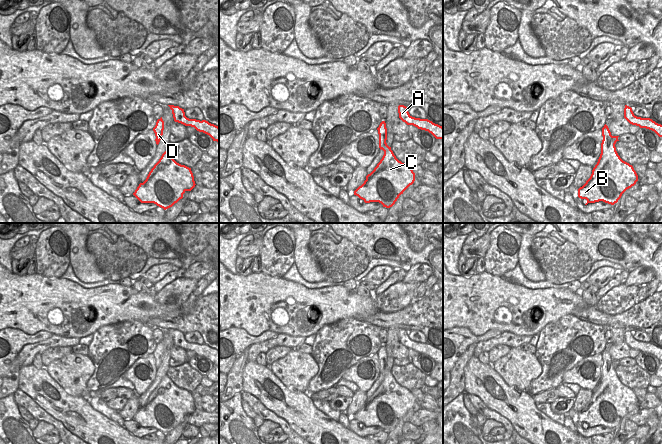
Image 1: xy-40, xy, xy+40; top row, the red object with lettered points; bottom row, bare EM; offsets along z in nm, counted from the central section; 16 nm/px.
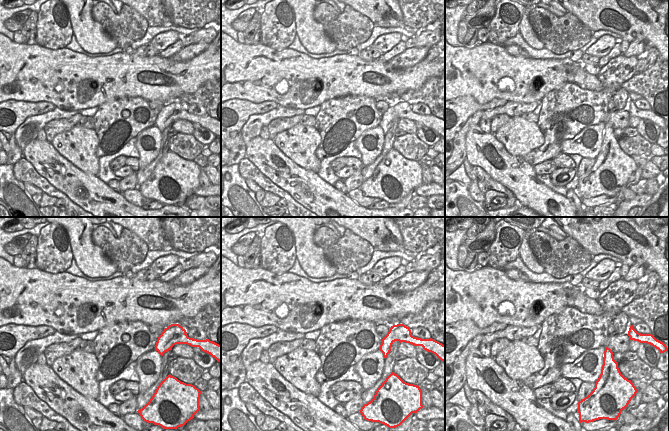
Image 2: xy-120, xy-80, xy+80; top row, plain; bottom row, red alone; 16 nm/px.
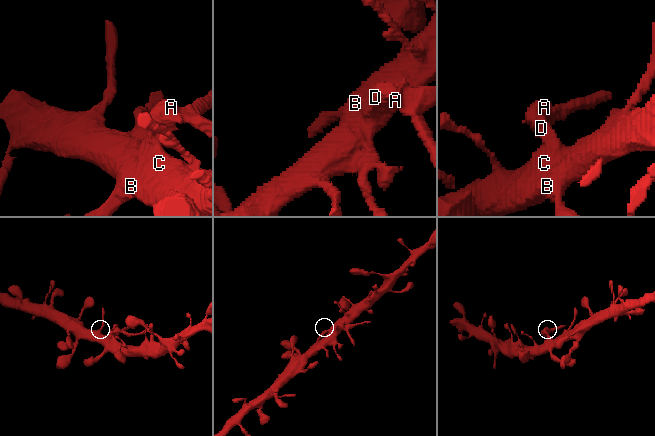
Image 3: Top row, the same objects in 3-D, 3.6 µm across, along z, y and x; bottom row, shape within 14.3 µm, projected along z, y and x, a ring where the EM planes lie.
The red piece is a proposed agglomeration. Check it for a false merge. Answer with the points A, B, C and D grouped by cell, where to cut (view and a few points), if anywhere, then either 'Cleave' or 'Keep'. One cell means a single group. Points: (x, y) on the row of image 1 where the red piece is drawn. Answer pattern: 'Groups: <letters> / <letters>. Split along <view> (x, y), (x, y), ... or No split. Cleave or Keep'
Groups: A D / B C. Split along xy+40 (603, 136), (607, 144), (613, 143). Cleave.

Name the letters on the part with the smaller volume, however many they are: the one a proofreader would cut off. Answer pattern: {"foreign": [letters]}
{"foreign": ["A", "D"]}

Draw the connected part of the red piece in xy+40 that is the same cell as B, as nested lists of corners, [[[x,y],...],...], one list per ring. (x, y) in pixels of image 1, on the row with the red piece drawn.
[[[613,136],[613,144],[607,145],[603,137],[601,154],[590,178],[578,189],[578,197],[588,203],[603,201],[614,205],[622,194],[638,181],[633,166],[623,161],[616,151],[619,136]]]

